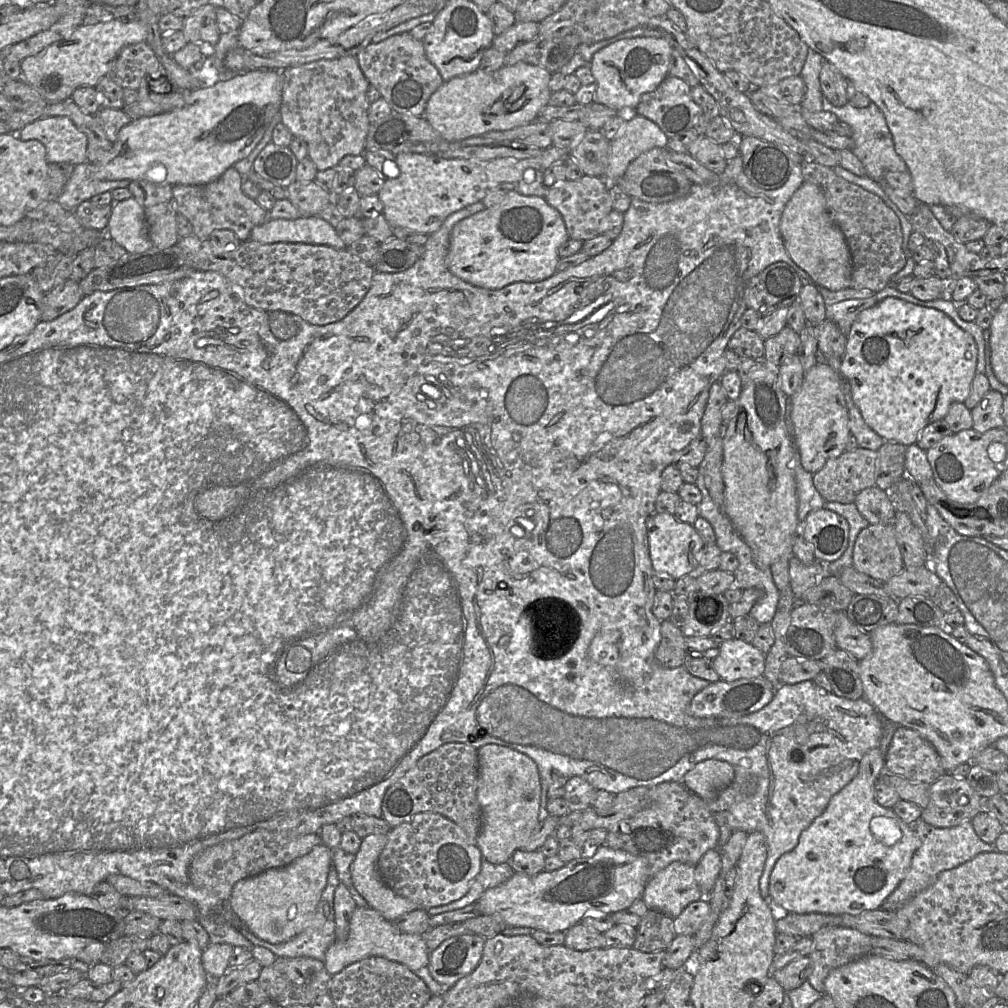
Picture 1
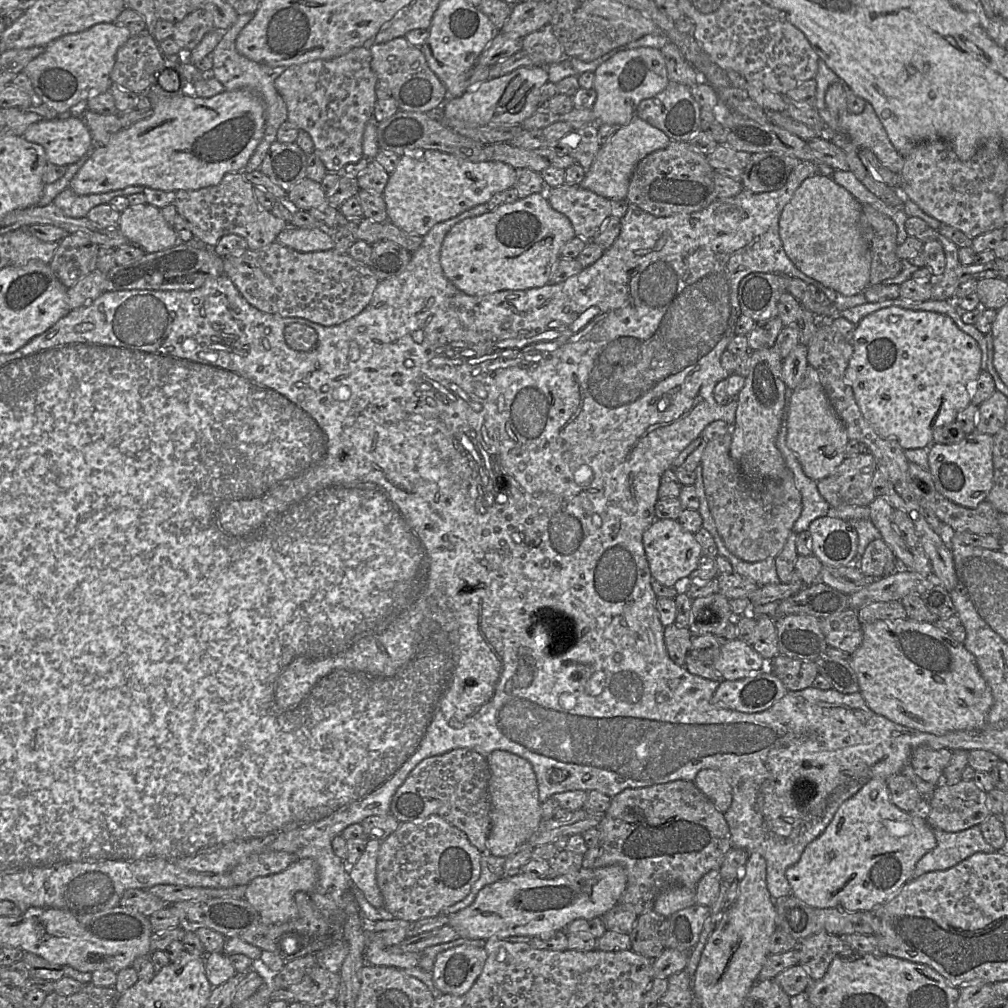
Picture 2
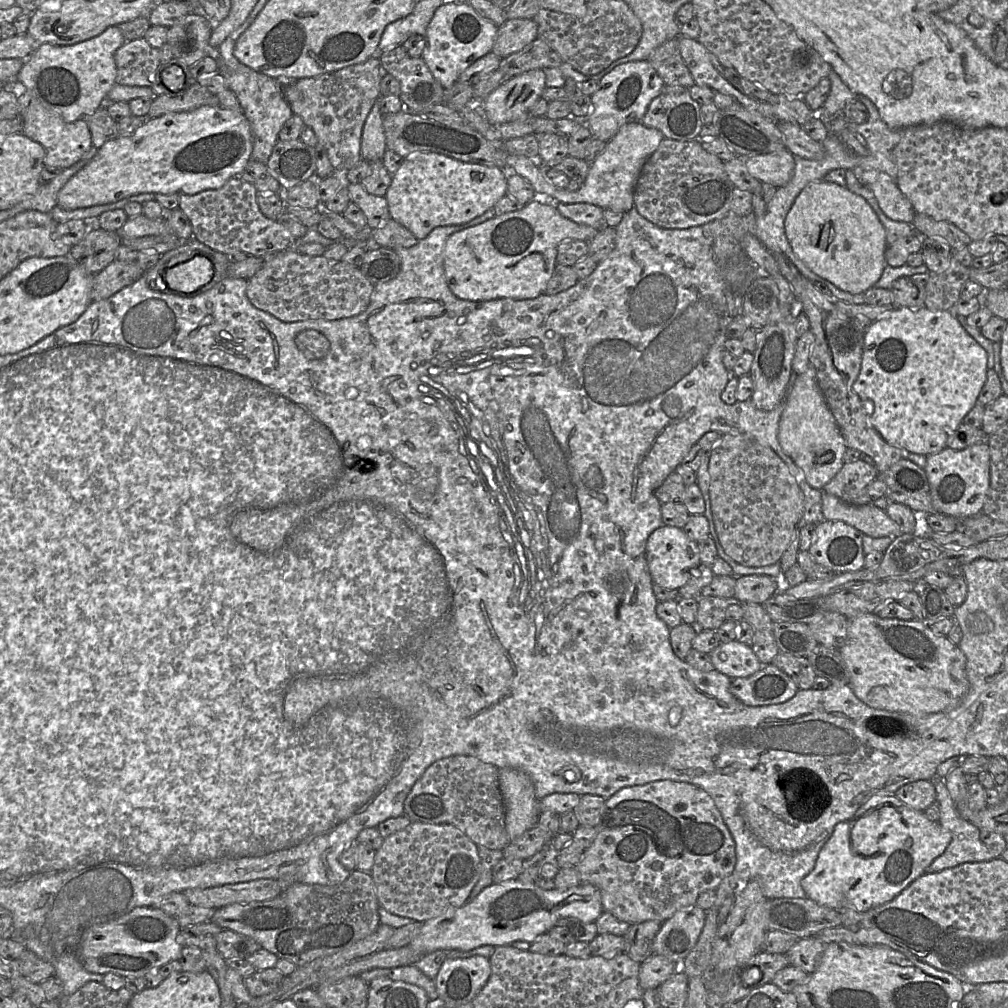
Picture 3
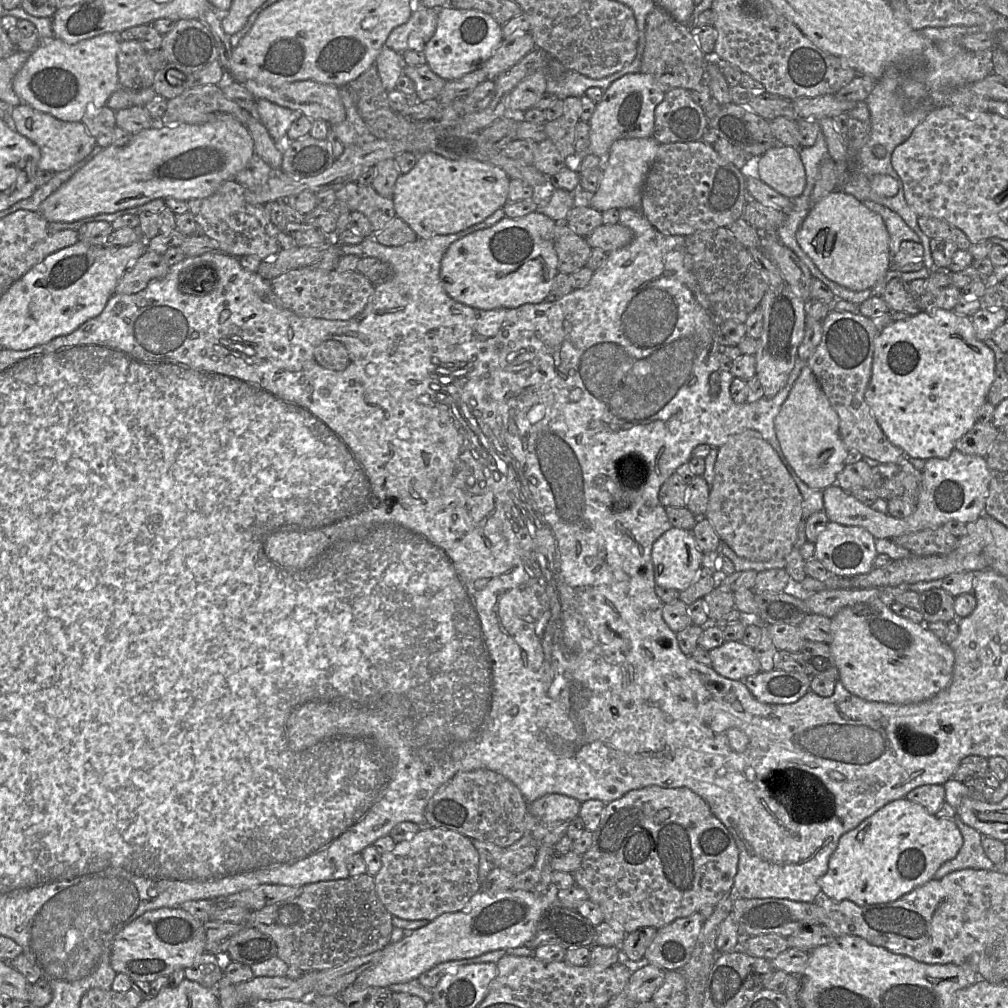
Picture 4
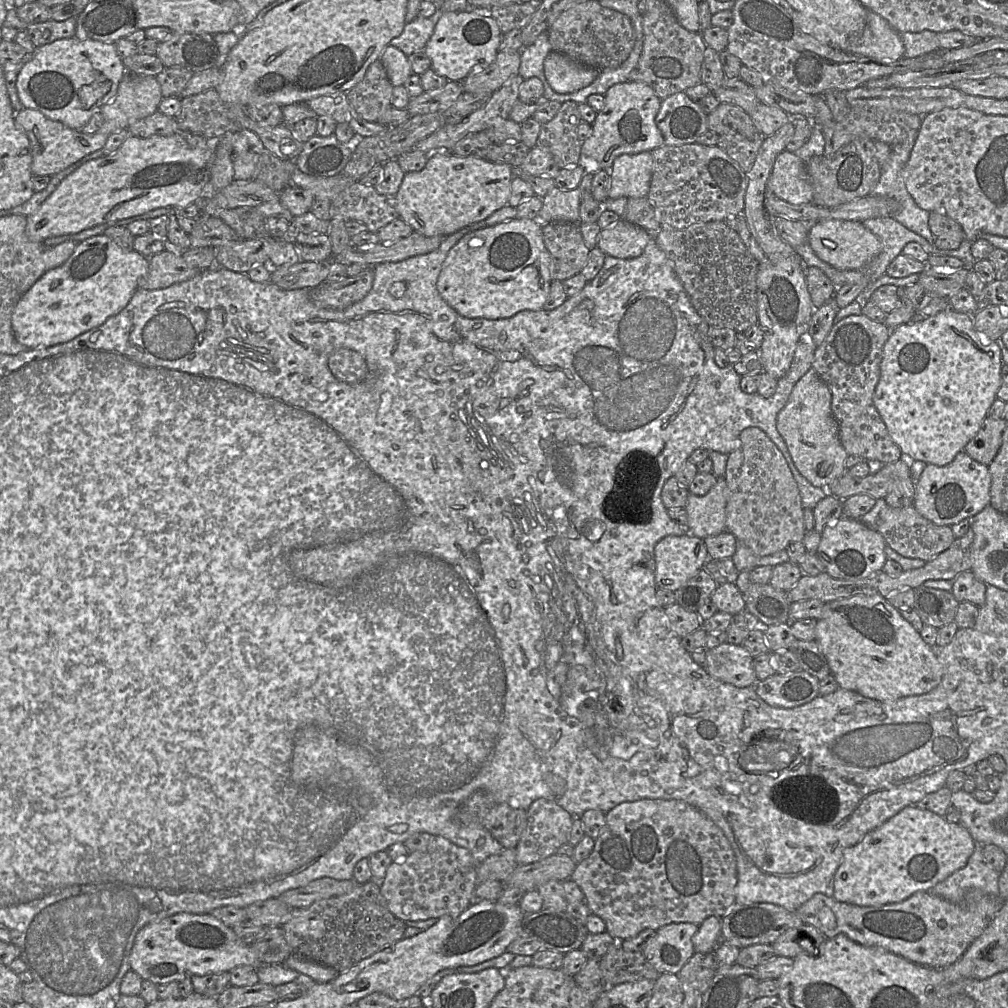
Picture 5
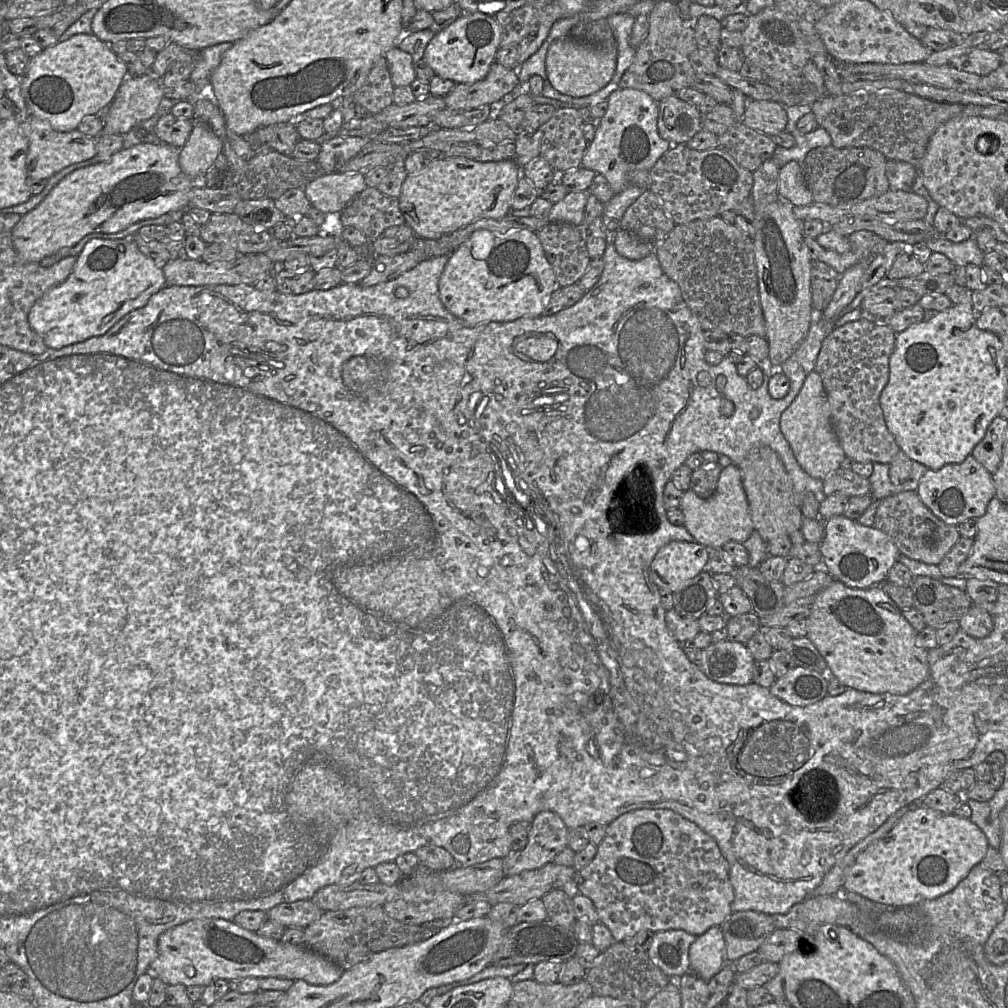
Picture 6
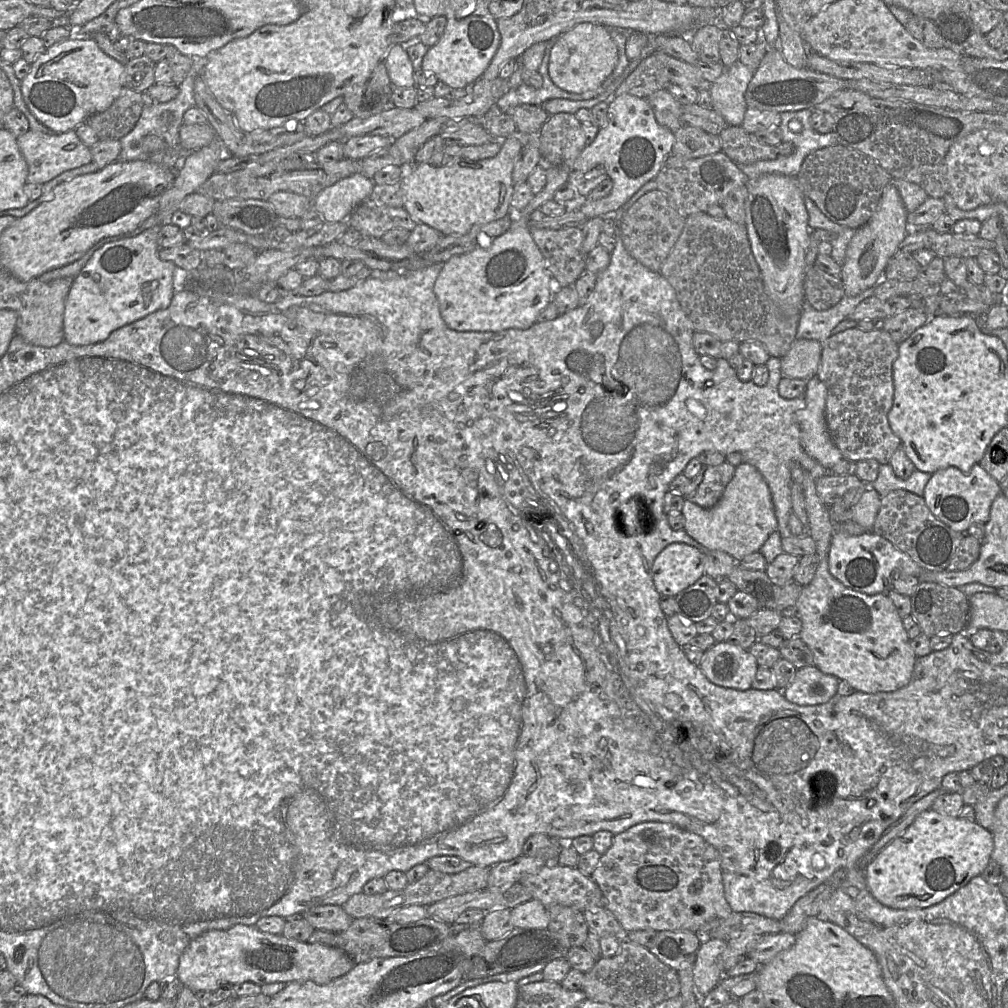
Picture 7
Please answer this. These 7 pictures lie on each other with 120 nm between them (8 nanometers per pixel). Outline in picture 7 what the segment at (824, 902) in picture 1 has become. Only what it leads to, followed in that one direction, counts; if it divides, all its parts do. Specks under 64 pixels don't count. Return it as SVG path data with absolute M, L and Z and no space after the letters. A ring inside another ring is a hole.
M933 809L926 810L920 813L913 823L898 837L893 839L885 848L883 848L877 856L865 867L865 879L868 890L872 896L882 905L894 909L907 909L907 908L926 908L935 905L951 894L955 893L958 889L966 885L973 877L981 875L991 860L991 855L994 849L994 841L992 833L986 828L982 827L976 821L969 821L960 817L951 817L945 814L936 812Z

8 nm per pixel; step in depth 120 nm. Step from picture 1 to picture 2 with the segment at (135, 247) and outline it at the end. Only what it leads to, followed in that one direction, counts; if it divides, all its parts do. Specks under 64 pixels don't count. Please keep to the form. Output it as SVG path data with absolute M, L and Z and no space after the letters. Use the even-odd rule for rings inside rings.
M148 203L126 208L120 215L118 229L145 253L162 251L178 243L175 229L166 222L161 210Z

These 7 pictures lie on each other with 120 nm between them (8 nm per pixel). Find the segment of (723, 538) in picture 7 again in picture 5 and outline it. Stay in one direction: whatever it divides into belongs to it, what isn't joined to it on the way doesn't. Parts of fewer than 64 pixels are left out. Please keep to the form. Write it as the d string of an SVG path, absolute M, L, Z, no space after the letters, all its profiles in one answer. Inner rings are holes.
M724 477L704 496L688 495L685 510L690 534L705 539L726 531L728 489Z

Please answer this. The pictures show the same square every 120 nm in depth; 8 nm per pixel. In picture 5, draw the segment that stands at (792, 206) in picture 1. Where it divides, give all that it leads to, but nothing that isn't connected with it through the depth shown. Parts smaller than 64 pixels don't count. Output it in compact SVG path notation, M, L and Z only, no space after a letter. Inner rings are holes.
M826 219L818 221L808 233L808 244L817 257L840 270L866 266L881 250L881 242L862 222Z

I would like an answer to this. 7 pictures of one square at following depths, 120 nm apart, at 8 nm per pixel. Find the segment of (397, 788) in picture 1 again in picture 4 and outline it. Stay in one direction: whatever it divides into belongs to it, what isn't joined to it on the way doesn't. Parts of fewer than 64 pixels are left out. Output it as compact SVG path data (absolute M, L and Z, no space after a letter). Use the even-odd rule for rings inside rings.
M488 769L457 773L432 796L425 809L429 827L448 829L468 838L489 842L503 849L526 833L528 802L503 775Z

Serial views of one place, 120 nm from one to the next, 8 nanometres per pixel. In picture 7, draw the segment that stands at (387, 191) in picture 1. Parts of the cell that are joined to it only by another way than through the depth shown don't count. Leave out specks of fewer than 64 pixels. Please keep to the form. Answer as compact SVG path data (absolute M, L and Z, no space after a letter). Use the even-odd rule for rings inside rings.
M510 136L501 141L499 153L492 158L459 158L446 166L422 163L406 167L401 180L403 208L417 224L426 224L443 236L460 236L473 226L490 223L508 215L513 194L512 172L522 143Z

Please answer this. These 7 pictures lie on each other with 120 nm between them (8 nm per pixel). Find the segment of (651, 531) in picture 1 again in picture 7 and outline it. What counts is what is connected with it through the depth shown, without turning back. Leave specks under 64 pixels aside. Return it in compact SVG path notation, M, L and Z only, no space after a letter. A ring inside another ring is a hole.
M685 543L666 546L652 565L652 580L660 596L675 597L704 573L705 556Z

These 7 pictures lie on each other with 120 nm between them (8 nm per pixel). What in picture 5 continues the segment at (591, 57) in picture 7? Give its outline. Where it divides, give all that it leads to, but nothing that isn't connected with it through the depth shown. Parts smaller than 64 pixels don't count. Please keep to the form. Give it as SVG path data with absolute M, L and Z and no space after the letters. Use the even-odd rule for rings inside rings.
M551 50L544 60L544 75L550 87L559 94L574 93L590 85L599 70L584 66L563 53Z

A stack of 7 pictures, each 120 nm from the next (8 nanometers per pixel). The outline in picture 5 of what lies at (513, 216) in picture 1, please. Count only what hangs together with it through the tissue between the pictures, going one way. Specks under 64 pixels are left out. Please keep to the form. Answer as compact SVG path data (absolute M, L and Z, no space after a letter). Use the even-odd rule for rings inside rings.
M514 218L470 232L448 252L438 277L441 298L458 314L468 319L509 319L522 312L544 310L553 281L552 259L545 247L539 220ZM621 218L615 224L600 231L597 247L606 255L632 259L643 253L651 237L641 227Z

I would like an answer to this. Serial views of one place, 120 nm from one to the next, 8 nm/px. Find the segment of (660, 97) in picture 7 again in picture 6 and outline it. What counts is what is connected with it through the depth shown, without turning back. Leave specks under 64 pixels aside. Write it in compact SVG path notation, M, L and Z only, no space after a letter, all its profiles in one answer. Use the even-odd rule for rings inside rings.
M669 96L658 103L657 129L671 145L685 144L702 129L701 113L697 106Z

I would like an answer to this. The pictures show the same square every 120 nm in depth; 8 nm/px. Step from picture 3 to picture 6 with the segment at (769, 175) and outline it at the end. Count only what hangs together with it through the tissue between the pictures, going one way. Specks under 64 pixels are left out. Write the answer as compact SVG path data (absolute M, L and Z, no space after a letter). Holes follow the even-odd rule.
M790 161L779 169L779 198L790 202L794 206L805 206L813 203L813 198L808 189L802 166L796 161Z

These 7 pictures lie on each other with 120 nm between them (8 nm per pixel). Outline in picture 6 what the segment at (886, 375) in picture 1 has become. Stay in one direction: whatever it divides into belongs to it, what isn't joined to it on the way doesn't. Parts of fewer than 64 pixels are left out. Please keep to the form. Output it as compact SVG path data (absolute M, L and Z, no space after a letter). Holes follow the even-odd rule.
M955 266L951 274L956 285L966 288L964 302L953 304L930 320L913 324L896 335L889 359L889 379L880 395L886 425L900 450L931 470L961 463L971 455L1006 399L1006 362L1000 337L976 326L978 312L972 304L973 291L966 287L965 267Z

